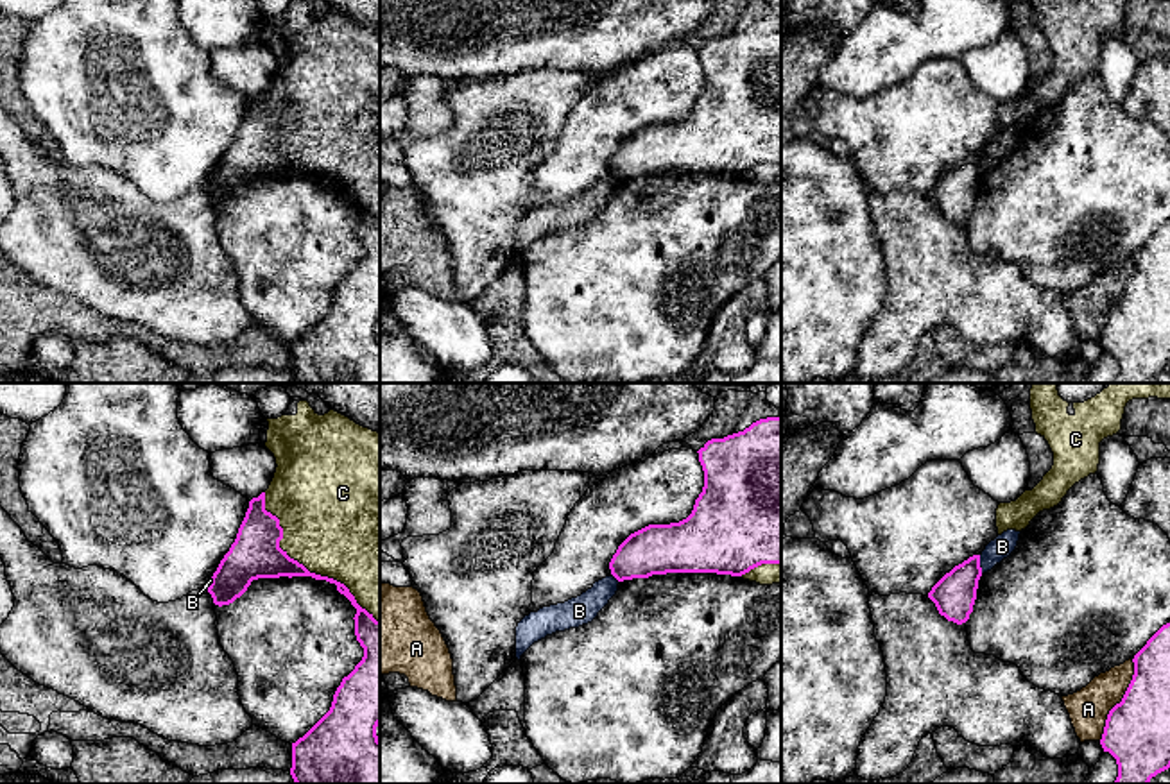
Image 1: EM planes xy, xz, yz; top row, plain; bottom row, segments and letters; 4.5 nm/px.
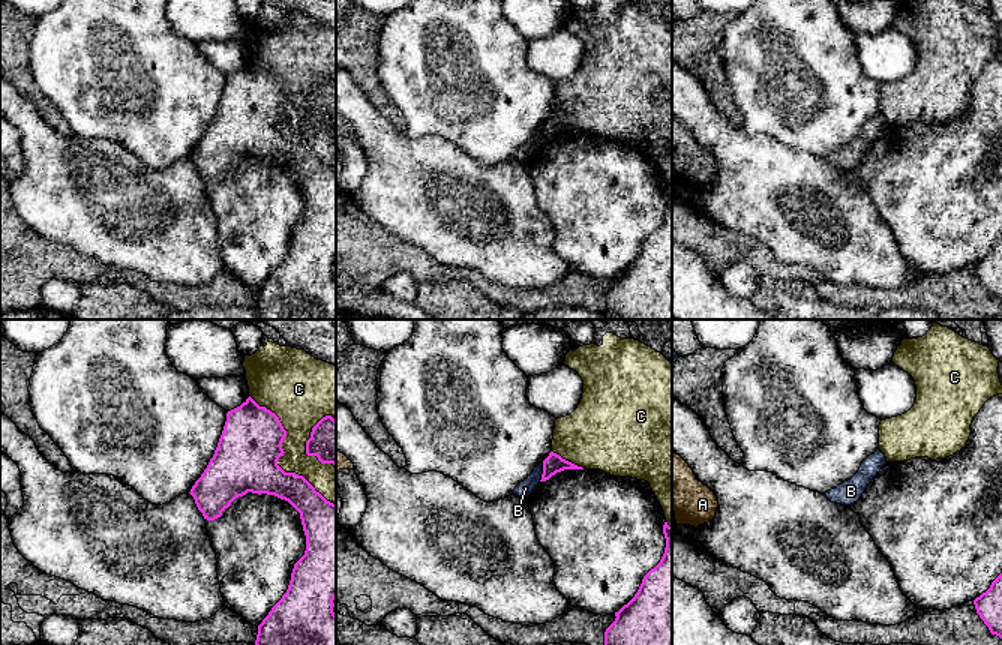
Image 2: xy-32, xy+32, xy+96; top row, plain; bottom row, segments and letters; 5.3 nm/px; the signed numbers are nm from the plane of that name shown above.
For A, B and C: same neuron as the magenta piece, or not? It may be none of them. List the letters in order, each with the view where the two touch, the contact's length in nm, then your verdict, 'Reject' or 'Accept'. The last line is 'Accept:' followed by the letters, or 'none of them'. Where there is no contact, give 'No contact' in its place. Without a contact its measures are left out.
A: Touches magenta in yz. Shared border 400 nm. Reject
B: Touches magenta in yz. Shared border 90 nm. Reject
C: Touches magenta in xy. Shared border 800 nm. Reject
Accept: none of them

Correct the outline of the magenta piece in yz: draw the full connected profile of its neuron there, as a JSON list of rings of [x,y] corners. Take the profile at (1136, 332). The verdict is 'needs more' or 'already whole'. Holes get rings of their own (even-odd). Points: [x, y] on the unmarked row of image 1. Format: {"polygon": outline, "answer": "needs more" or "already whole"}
{"polygon": [[[1170,222],[1134,254],[1134,274],[1105,319],[1100,344],[1118,363],[1113,383],[1148,383],[1170,367]]], "answer": "already whole"}

